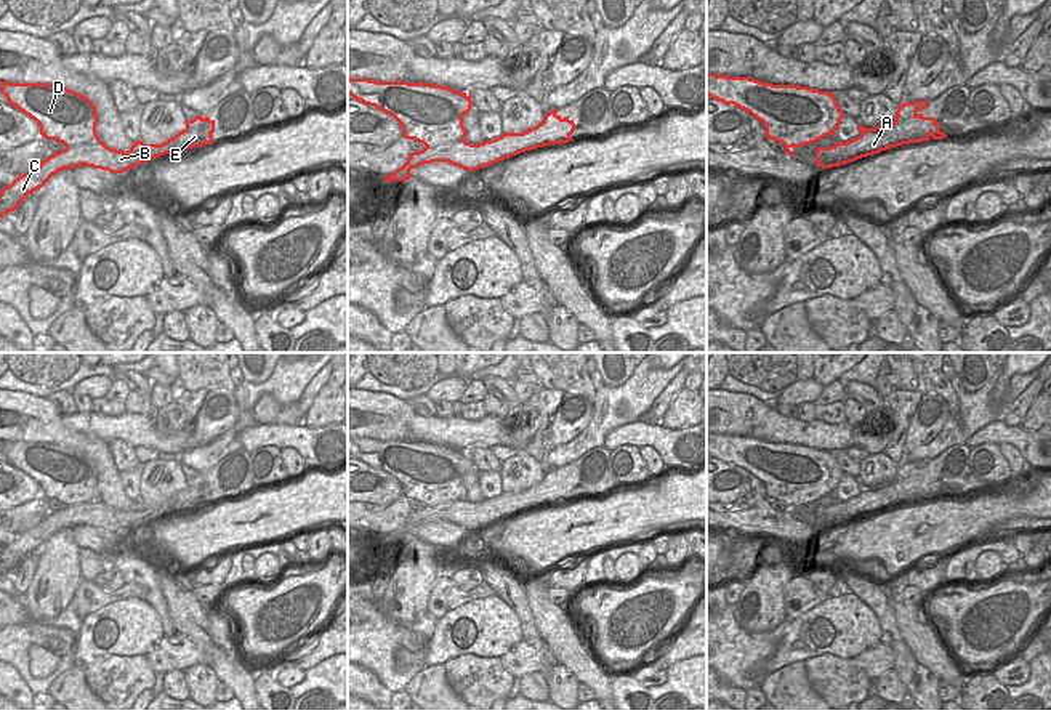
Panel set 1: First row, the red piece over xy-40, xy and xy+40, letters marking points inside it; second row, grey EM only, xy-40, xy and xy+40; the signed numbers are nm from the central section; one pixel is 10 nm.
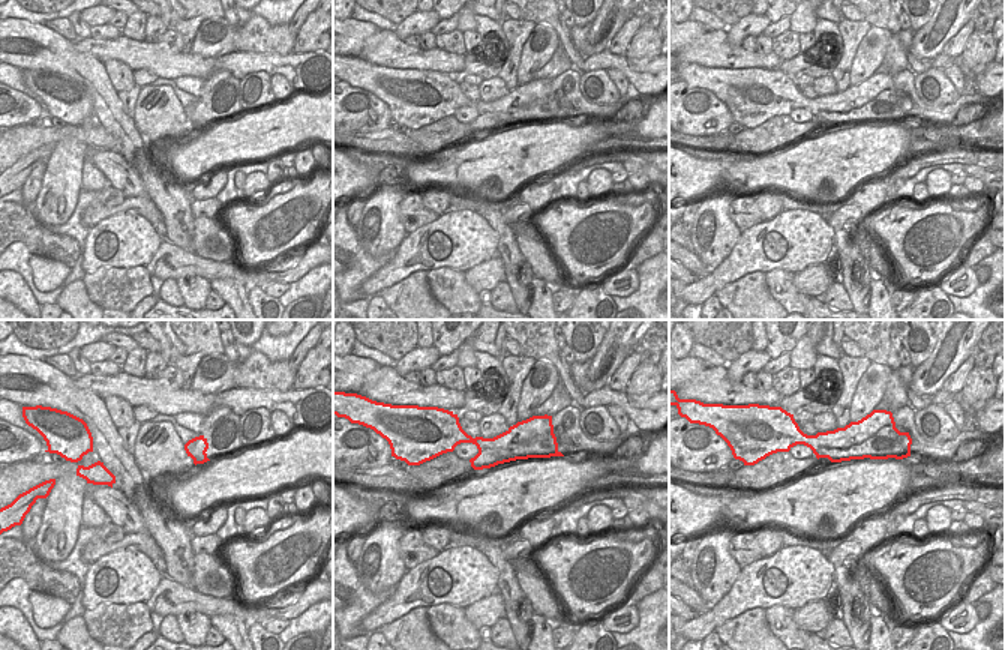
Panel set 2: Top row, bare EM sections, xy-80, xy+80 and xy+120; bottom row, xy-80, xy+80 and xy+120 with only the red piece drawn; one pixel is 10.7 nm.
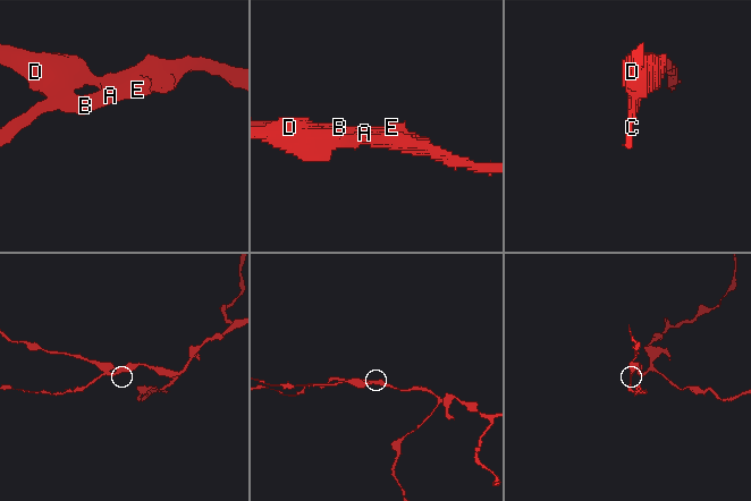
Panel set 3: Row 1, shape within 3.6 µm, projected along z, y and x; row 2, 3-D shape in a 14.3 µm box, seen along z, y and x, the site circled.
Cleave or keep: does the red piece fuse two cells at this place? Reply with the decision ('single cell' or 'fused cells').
fused cells

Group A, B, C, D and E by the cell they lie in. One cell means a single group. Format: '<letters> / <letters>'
A B C E / D

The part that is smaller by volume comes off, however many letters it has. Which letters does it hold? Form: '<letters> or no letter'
A, B, C, E

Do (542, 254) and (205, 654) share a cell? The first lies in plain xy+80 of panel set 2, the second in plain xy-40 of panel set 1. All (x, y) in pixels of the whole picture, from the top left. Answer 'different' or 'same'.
different

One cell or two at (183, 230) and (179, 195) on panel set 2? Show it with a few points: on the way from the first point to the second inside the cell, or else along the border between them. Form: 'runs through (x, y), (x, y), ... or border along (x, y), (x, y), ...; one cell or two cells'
runs through (179, 221), (179, 204); one cell

